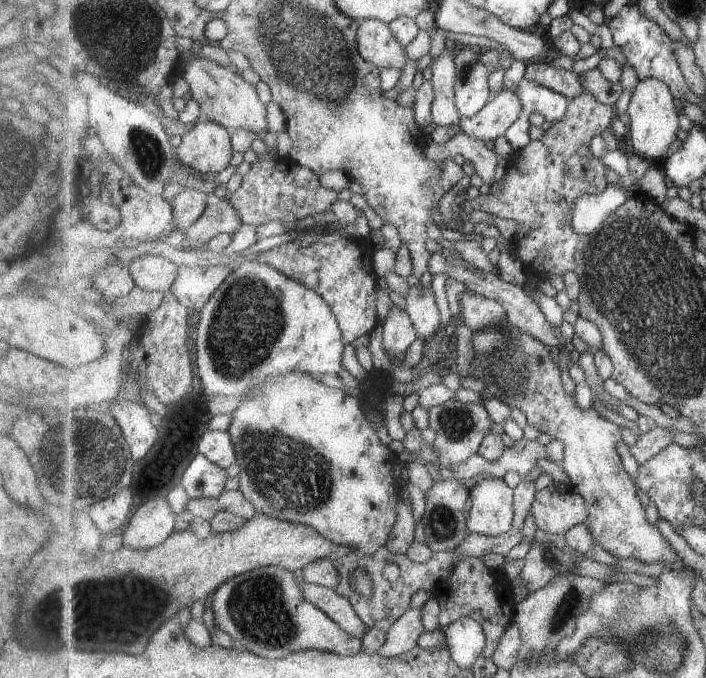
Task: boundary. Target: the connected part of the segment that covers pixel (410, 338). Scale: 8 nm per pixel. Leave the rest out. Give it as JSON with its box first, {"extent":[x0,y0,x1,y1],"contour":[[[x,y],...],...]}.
{"extent":[381,305,420,357],"contour":[[[393,305],[383,323],[383,340],[381,346],[389,356],[398,357],[420,338],[417,329],[405,309]]]}

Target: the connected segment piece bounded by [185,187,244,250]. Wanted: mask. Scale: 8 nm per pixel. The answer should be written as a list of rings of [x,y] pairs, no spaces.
[[[209,187],[207,198],[208,206],[205,214],[185,232],[188,238],[188,245],[190,246],[187,250],[198,250],[199,248],[203,248],[212,238],[215,238],[221,233],[234,235],[244,224],[234,206],[228,200],[218,198]]]

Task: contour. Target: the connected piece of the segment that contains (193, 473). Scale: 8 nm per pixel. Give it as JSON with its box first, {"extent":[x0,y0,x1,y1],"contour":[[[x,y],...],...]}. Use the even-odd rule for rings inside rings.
{"extent":[180,452,227,499],"contour":[[[199,452],[188,464],[180,482],[190,498],[218,499],[225,490],[227,478],[227,470]]]}

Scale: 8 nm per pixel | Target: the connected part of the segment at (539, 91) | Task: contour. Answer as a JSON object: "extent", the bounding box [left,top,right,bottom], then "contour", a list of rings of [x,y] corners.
{"extent":[515,77,571,124],"contour":[[[525,77],[519,90],[515,90],[521,100],[524,112],[531,115],[533,112],[539,112],[553,124],[563,120],[571,101],[563,94],[549,90]]]}

